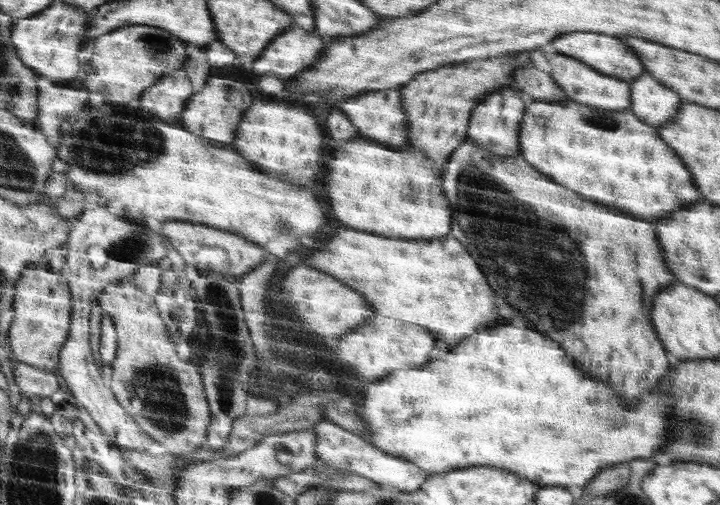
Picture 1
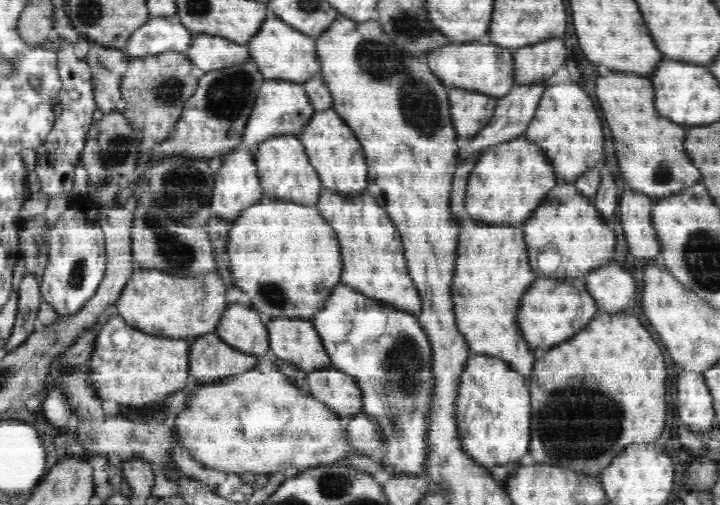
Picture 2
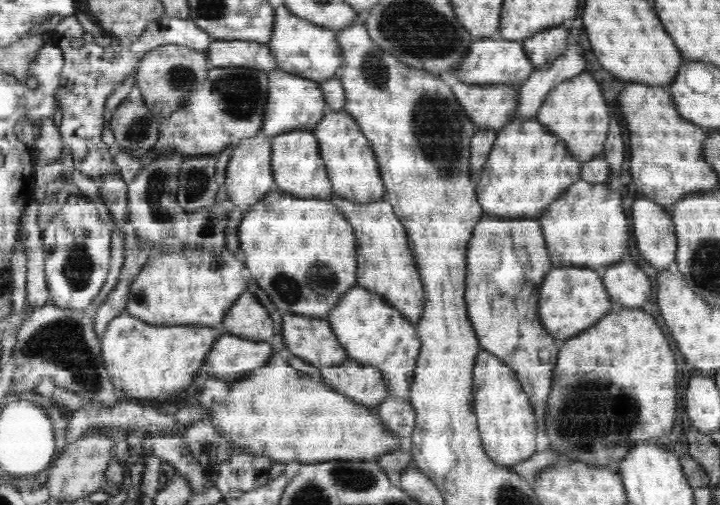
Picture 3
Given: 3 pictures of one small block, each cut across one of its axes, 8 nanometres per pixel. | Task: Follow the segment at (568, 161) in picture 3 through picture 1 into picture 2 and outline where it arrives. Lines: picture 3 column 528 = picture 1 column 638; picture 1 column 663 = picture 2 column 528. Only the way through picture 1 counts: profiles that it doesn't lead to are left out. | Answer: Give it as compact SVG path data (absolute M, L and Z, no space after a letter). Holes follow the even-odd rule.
M524 135L490 146L479 156L466 186L467 220L499 225L524 223L559 183L557 172L540 144L529 142Z

